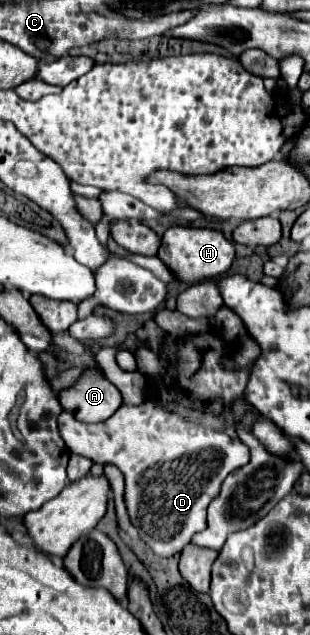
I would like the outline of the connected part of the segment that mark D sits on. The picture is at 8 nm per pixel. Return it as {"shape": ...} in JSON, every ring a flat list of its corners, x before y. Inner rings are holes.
{"shape":[[141,403,137,407,133,405,121,405,115,415,111,415,107,421,97,425,81,423,73,417,73,413,63,411,59,417,59,429,61,437,67,443,71,453,85,455,97,463,113,463,117,465,125,475,125,505,129,511,131,523,139,529,139,537,151,547,153,553,161,557,173,557,183,551,187,543,191,543,191,537,197,531,205,529,205,517,207,507,211,505,211,499,219,495,223,479,235,471,237,467,245,465,249,461,249,449,239,441,231,439,225,433,211,431,209,427,199,427,195,423,185,423,171,411,149,403]]}

